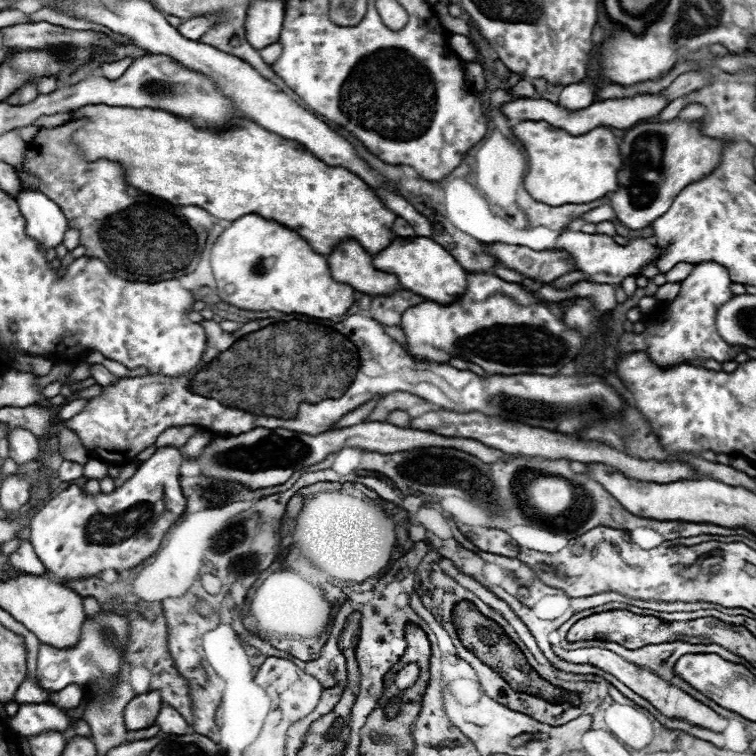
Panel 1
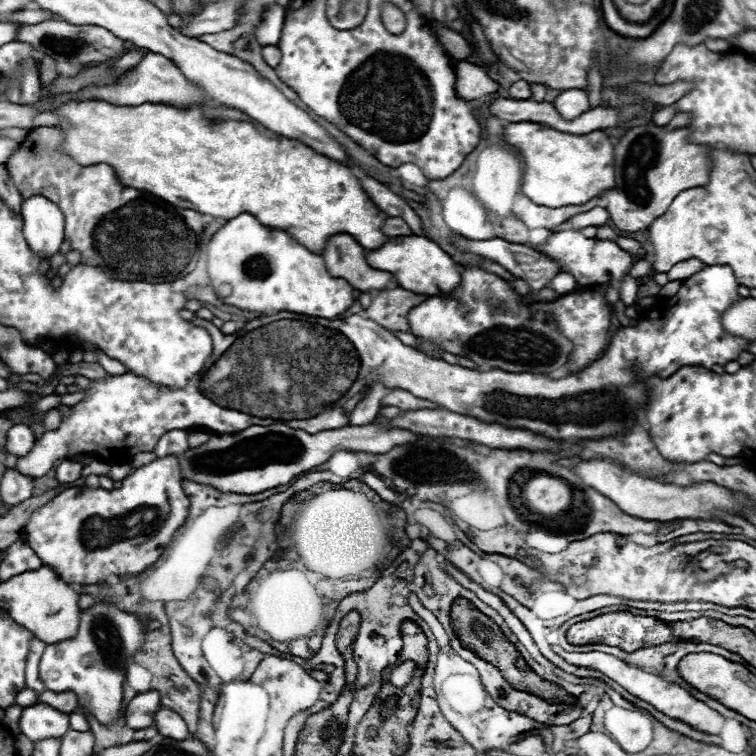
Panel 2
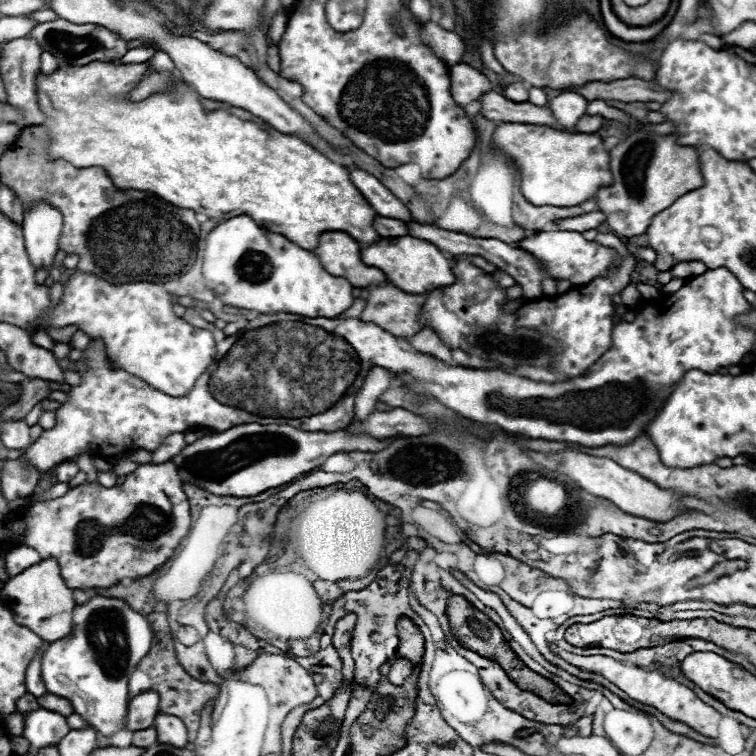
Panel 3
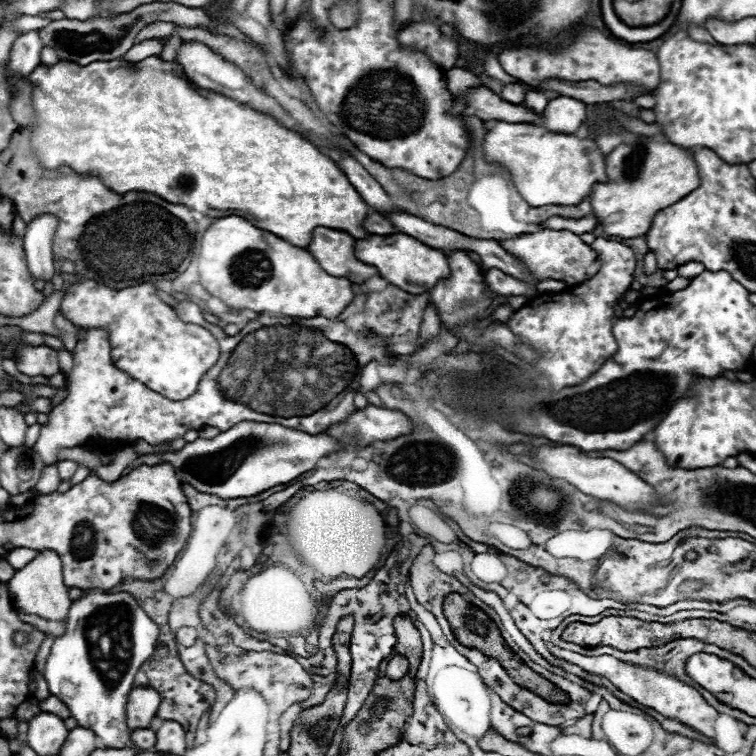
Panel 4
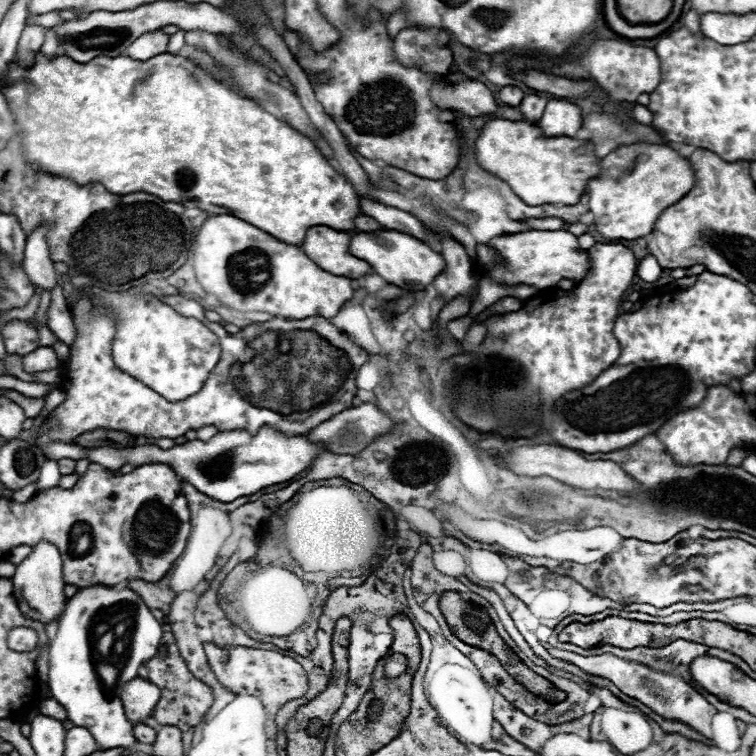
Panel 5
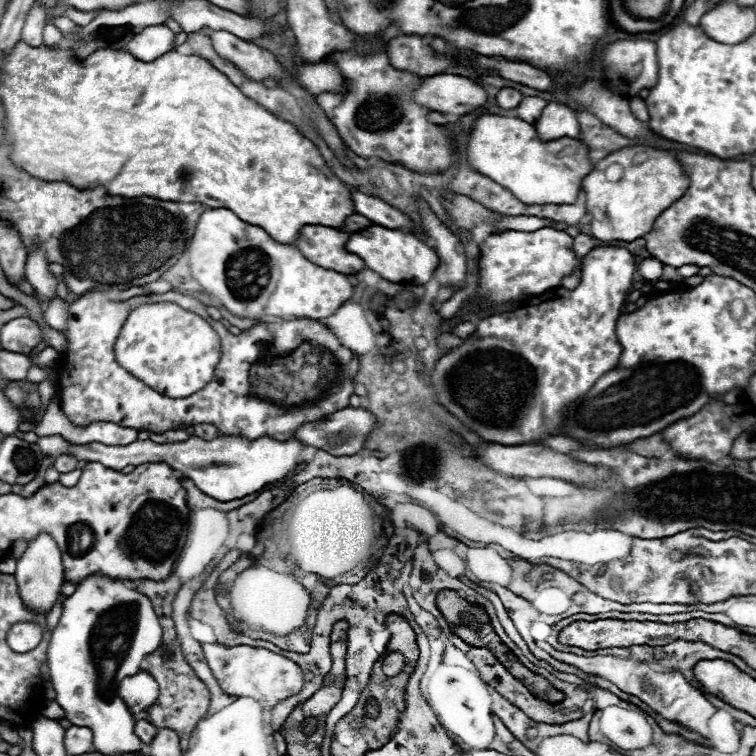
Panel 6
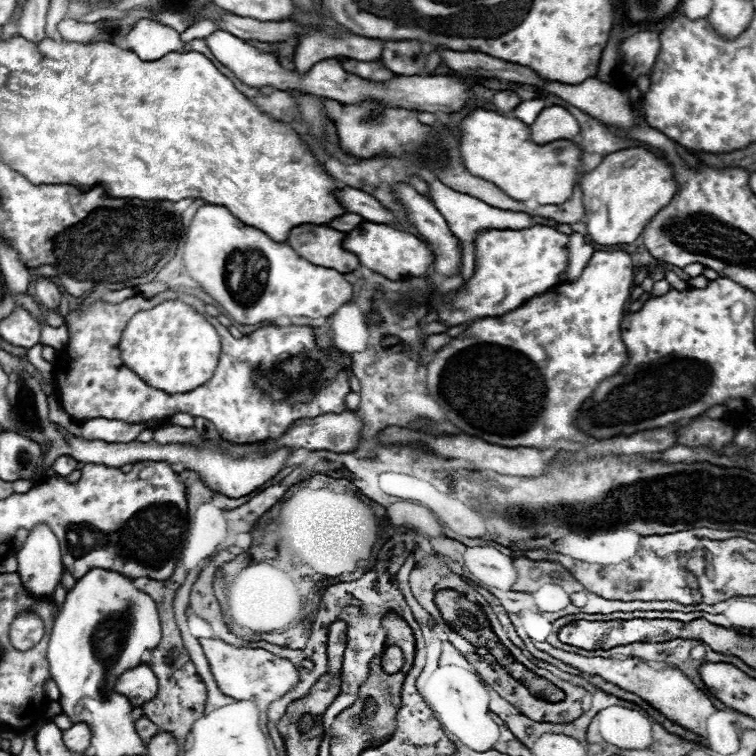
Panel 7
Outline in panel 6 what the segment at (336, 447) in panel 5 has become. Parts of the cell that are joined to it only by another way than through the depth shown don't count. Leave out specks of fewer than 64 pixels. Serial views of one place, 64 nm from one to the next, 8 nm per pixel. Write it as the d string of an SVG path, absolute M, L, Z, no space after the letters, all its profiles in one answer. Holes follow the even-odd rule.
M344 408L318 422L304 424L294 438L334 456L352 456L362 450L374 426L376 418L366 408Z

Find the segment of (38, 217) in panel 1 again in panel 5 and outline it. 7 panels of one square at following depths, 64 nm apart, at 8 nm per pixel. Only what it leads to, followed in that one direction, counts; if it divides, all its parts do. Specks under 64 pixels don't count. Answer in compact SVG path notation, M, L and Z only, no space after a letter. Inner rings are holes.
M42 222L28 236L26 246L24 246L24 262L22 264L34 286L52 290L56 286L56 270L54 270L54 262L50 258L48 242L46 242L46 230L48 230L48 224Z

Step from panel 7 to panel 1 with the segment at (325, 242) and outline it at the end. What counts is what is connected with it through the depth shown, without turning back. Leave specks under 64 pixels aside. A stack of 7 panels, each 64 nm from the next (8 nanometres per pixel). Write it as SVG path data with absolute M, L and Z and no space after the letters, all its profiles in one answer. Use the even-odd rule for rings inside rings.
M356 240L342 242L332 254L328 254L328 264L336 282L350 284L358 292L378 296L400 290L398 278L394 274L376 270L372 256Z

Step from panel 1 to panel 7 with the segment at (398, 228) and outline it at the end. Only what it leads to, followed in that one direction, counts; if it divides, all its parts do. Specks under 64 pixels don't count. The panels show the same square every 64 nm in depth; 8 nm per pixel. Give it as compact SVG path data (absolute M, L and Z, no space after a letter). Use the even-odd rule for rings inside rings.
M344 214L344 216L340 216L338 220L334 220L334 222L330 222L328 226L334 226L334 230L342 230L342 232L350 232L350 230L354 230L358 224L362 224L364 222L364 218L362 216L358 216L358 214Z

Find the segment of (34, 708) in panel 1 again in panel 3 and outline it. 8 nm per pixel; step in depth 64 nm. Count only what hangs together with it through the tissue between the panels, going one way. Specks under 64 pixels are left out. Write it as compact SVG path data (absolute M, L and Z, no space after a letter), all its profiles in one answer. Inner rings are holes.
M38 708L24 716L24 738L30 740L30 746L34 750L44 748L48 744L58 744L66 734L70 732L70 726L66 718L58 712Z

